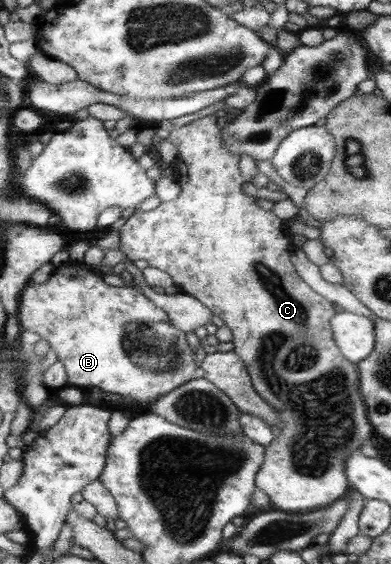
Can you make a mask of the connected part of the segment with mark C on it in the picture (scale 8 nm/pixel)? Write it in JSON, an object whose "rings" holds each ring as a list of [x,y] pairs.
{"rings":[[[214,114],[199,118],[171,132],[166,132],[162,137],[165,137],[165,140],[173,143],[178,149],[179,154],[173,165],[173,175],[179,180],[181,192],[174,200],[160,202],[159,206],[152,210],[143,211],[137,209],[120,229],[120,250],[133,262],[135,260],[144,260],[150,267],[169,273],[174,280],[174,285],[179,288],[183,295],[199,299],[199,302],[209,307],[215,316],[222,317],[226,325],[233,330],[234,352],[244,359],[245,366],[252,376],[256,390],[264,396],[265,401],[275,406],[280,417],[280,423],[278,423],[277,427],[281,429],[281,434],[266,447],[266,458],[261,466],[261,471],[256,477],[258,489],[262,489],[270,497],[276,510],[281,512],[299,512],[303,514],[328,507],[338,499],[345,497],[347,491],[351,488],[345,474],[345,461],[347,461],[348,455],[352,454],[371,433],[371,425],[369,425],[369,421],[365,417],[365,405],[363,405],[363,401],[359,397],[359,385],[357,385],[357,381],[360,381],[359,369],[340,354],[340,350],[333,338],[330,320],[336,315],[337,309],[327,299],[313,293],[295,275],[294,268],[289,263],[289,255],[293,253],[293,245],[291,245],[291,239],[289,239],[287,231],[283,229],[283,221],[275,212],[261,209],[261,205],[257,203],[257,198],[253,197],[253,195],[247,195],[243,191],[243,185],[249,179],[243,177],[243,173],[241,173],[241,167],[239,167],[240,157],[226,146],[222,128],[219,127],[219,121],[217,121]]]}

